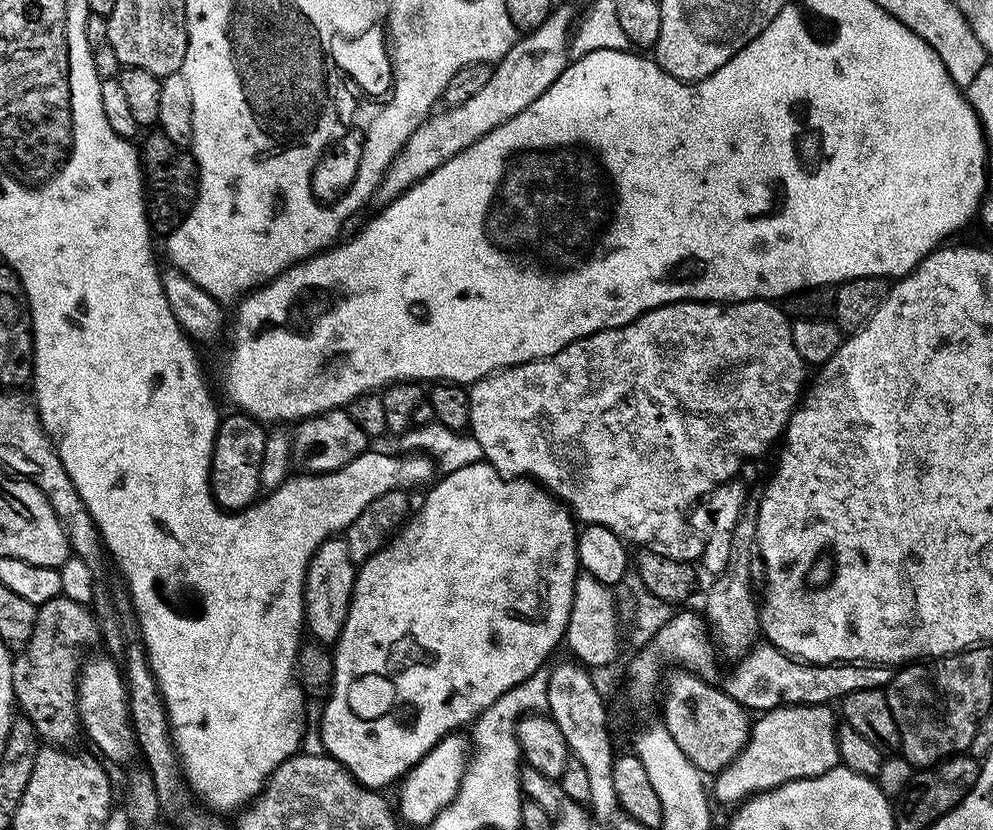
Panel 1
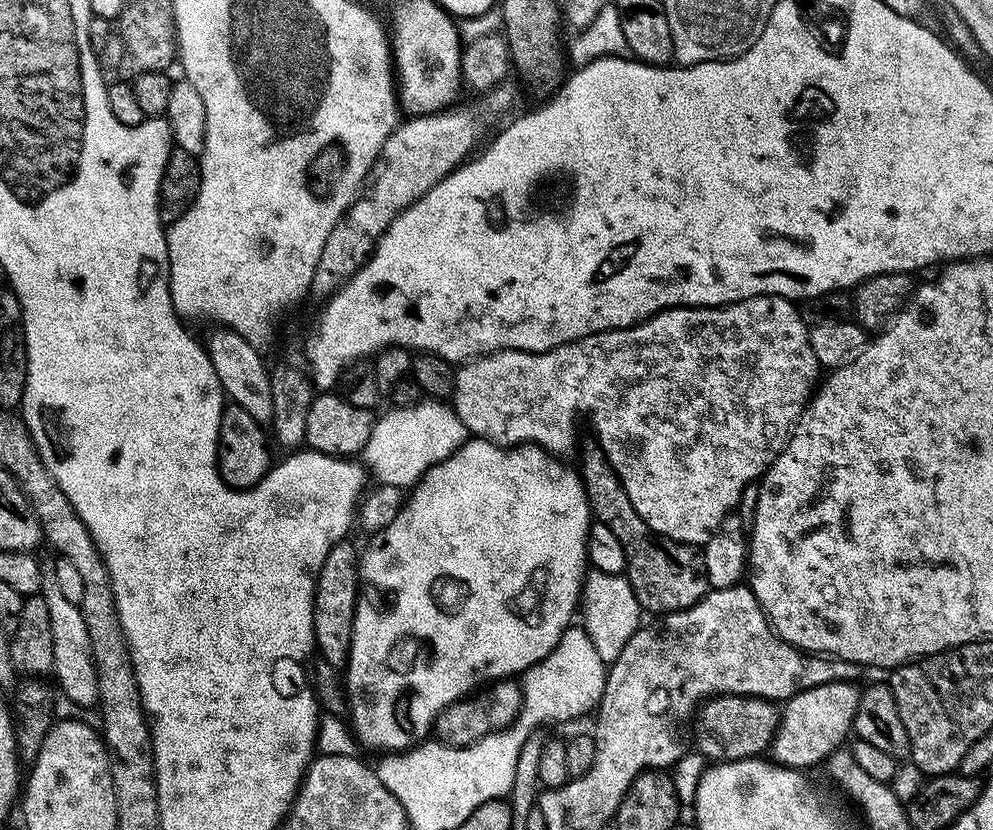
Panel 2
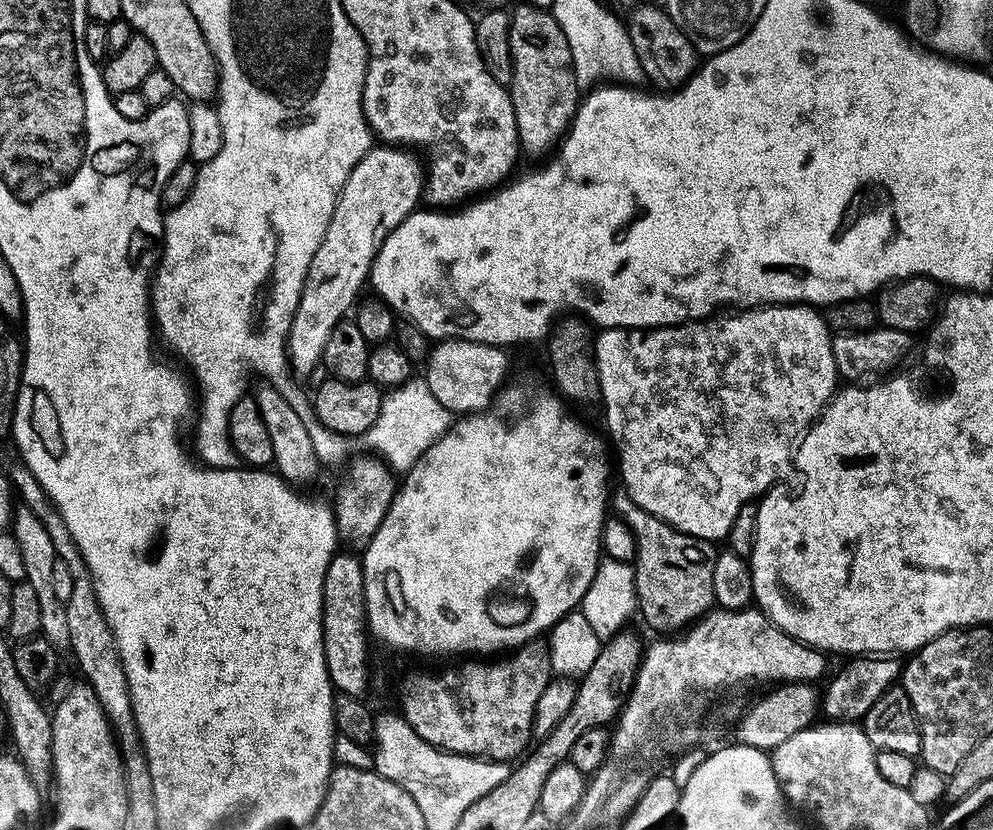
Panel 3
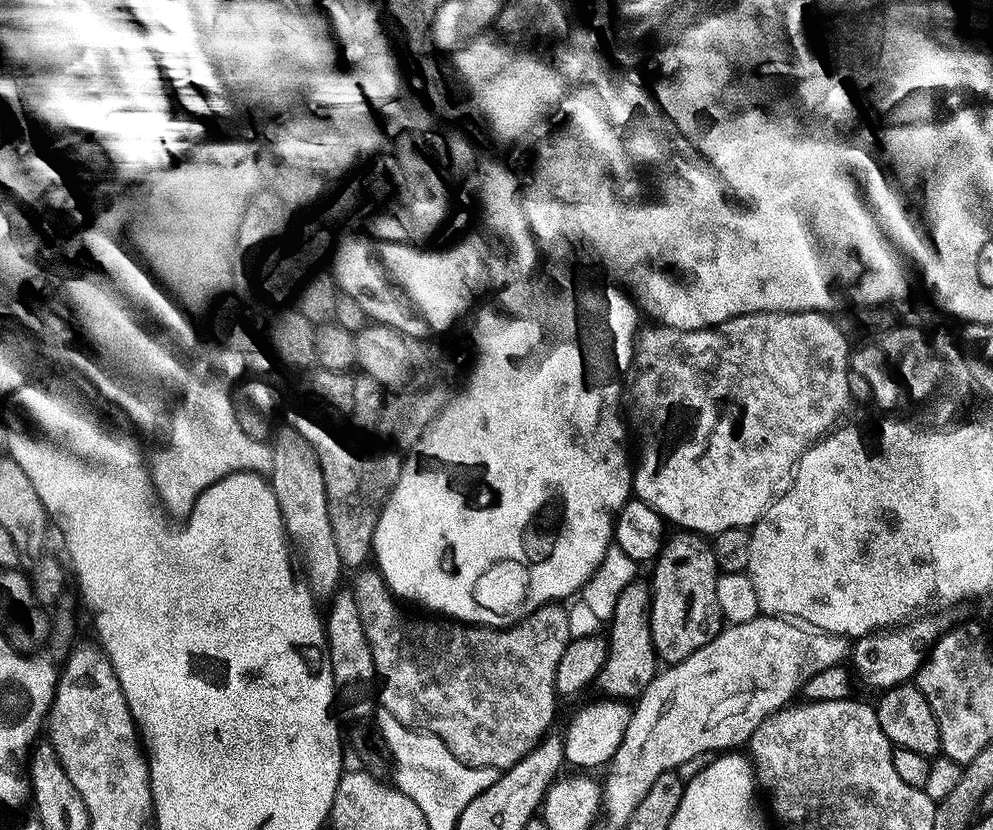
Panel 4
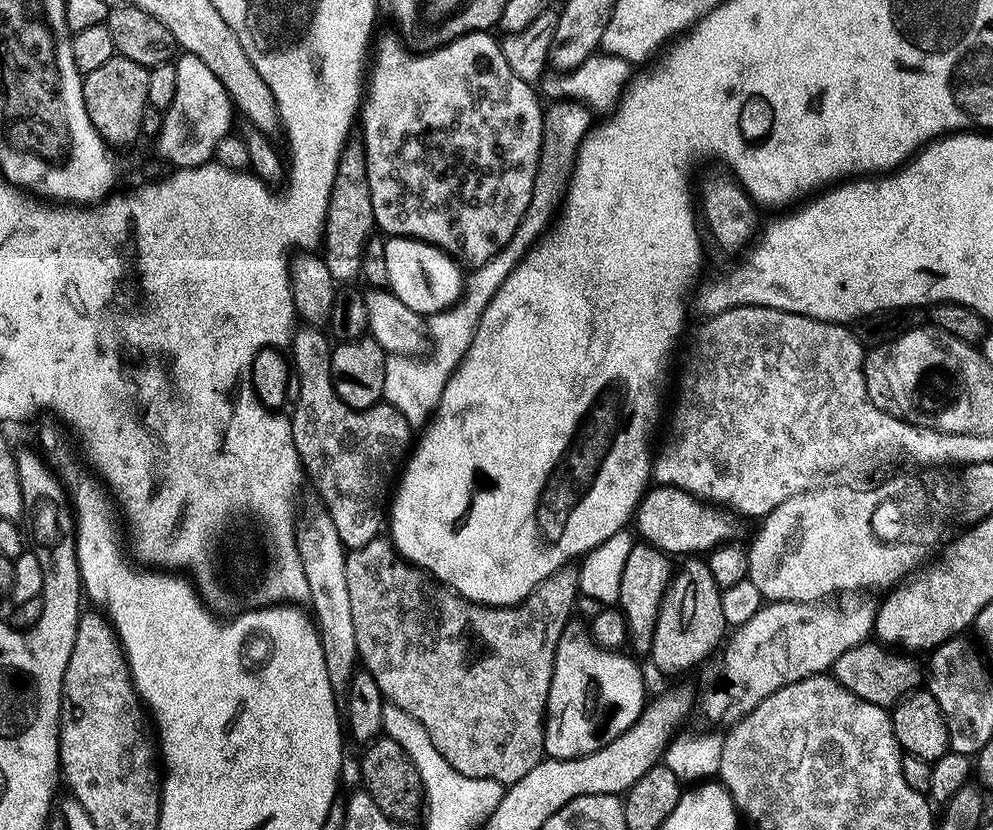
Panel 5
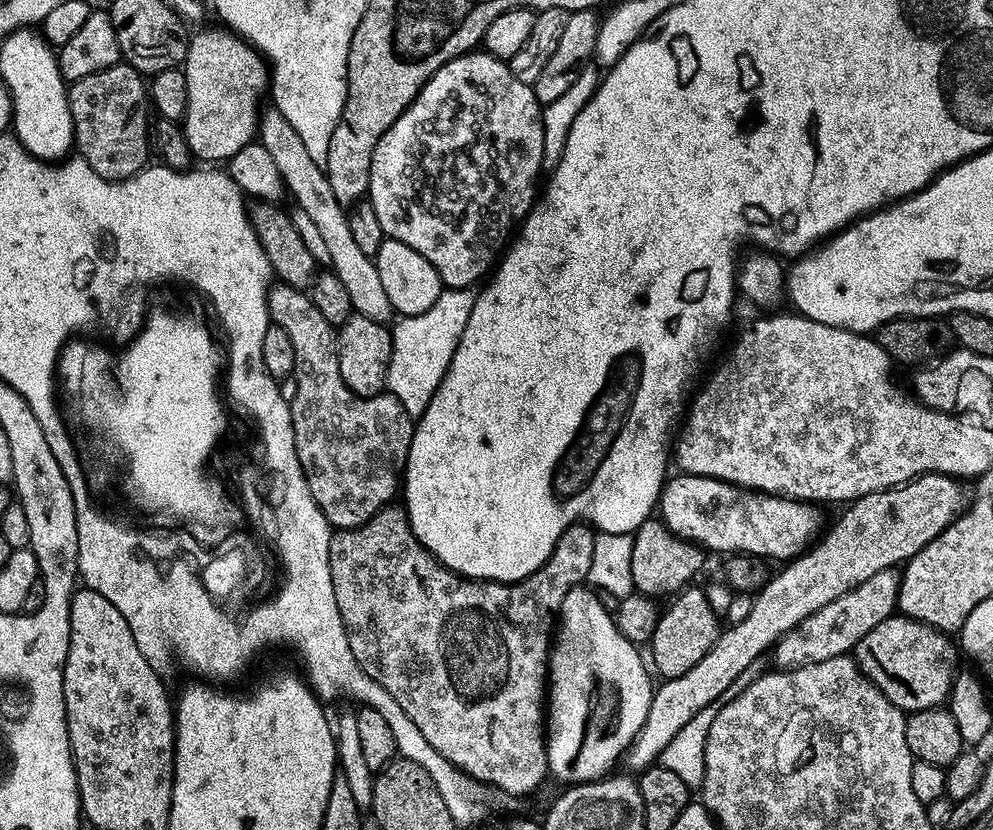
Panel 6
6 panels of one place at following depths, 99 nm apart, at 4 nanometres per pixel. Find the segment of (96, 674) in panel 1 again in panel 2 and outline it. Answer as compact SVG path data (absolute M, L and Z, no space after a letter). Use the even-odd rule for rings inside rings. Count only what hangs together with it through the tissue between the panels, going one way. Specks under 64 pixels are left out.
M41 559L39 563L42 572L39 595L44 597L46 610L50 614L50 638L52 639L50 668L53 673L56 671L55 683L59 691L61 693L64 691L74 703L81 704L84 708L90 707L91 704L93 707L98 700L96 663L92 660L90 636L86 634L86 622L82 622L80 605L69 602L58 590L58 581L54 578L53 561Z

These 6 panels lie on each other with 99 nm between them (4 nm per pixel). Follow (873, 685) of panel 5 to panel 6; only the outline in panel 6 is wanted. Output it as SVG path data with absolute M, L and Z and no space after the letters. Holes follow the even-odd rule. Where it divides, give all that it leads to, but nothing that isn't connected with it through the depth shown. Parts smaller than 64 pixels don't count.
M893 614L874 626L864 638L857 642L854 659L863 675L882 690L892 705L898 706L905 714L911 714L941 707L947 701L958 666L956 665L956 652L958 656L957 647L947 633L930 627L920 620L910 619L906 615Z

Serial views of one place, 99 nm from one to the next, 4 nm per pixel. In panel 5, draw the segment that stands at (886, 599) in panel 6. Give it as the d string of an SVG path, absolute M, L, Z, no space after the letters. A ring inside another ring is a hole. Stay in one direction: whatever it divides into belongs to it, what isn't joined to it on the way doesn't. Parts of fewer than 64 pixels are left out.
M852 594L839 602L822 605L795 600L769 601L762 605L727 639L722 650L726 686L714 688L705 696L702 704L705 716L716 724L724 724L723 727L731 727L775 690L831 669L842 654L873 635L878 606L863 596Z

